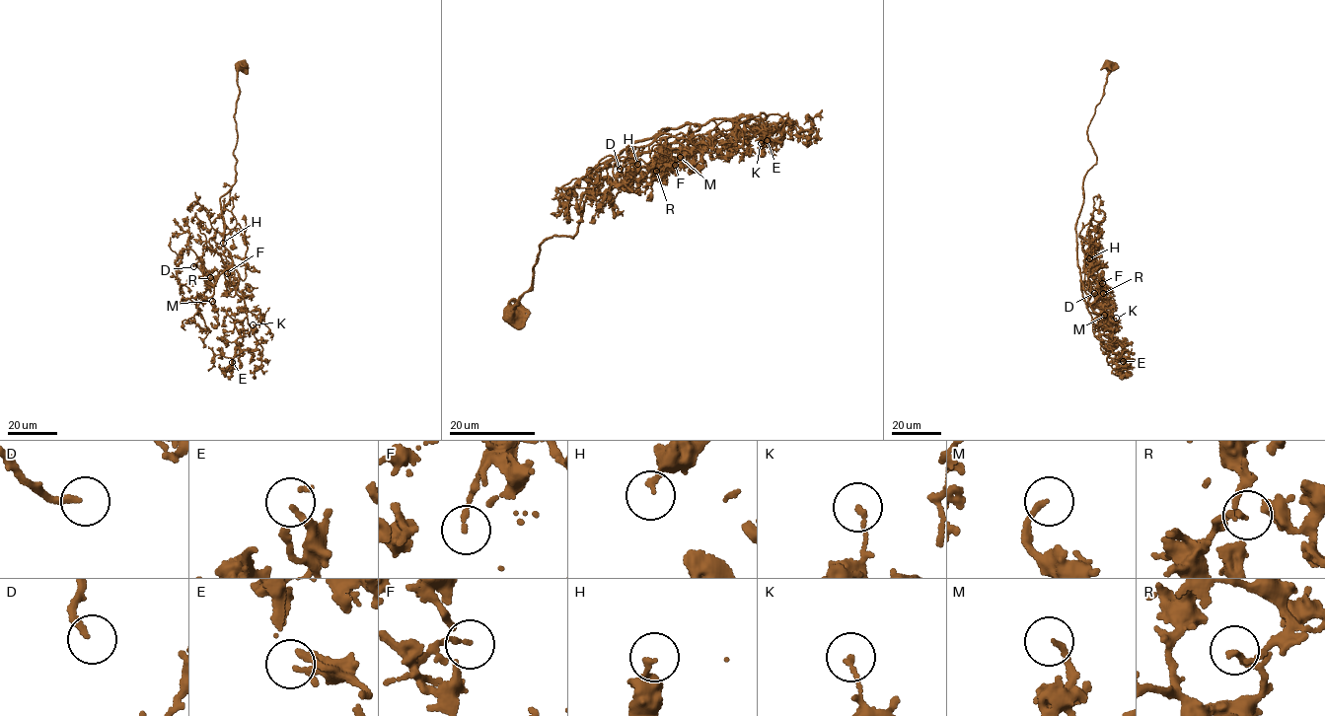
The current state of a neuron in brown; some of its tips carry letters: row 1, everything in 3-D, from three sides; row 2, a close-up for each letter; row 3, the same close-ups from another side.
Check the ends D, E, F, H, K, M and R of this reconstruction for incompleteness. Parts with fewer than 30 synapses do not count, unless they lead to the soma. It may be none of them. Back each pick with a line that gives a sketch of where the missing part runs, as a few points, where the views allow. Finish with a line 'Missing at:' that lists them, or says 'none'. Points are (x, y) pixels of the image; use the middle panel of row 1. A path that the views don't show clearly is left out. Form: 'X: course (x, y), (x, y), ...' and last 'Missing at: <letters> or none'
D: course (620, 169), (618, 187), (628, 185)
Missing at: D

